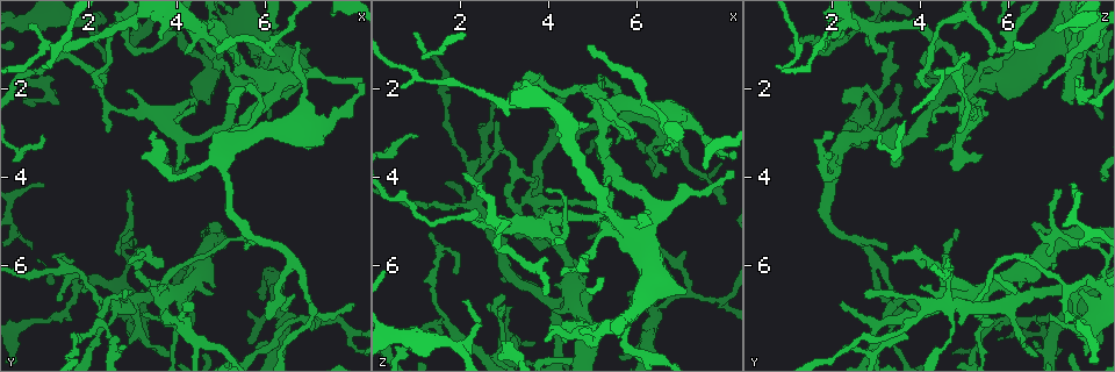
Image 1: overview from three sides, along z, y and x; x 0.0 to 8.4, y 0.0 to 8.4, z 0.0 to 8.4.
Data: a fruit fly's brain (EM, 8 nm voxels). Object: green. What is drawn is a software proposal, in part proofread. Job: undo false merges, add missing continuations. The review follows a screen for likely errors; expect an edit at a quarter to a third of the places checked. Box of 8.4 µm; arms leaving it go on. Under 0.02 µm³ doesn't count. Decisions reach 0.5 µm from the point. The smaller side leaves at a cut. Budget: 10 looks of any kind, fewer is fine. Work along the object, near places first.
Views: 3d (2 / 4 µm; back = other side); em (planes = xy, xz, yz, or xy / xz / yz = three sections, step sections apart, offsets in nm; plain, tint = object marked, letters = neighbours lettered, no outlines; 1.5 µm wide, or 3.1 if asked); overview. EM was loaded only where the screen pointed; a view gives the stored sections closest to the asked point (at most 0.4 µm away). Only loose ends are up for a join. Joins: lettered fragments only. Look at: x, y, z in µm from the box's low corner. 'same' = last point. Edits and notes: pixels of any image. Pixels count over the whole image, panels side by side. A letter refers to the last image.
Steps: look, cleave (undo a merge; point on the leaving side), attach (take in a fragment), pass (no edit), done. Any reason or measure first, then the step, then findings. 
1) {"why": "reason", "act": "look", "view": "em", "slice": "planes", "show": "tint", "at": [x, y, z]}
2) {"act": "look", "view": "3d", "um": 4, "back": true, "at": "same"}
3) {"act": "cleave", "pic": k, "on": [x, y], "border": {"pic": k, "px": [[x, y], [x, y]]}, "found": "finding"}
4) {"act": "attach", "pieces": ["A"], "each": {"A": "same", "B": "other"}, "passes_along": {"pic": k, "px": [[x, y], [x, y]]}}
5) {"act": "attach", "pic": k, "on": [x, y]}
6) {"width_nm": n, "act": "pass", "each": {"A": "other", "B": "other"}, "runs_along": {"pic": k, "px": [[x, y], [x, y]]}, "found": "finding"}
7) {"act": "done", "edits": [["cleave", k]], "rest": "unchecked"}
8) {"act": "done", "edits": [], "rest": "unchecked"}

{"why": "branch stops here", "act": "look", "view": "em", "slice": "xy", "step": 4, "show": "letters", "at": [4.80, 3.10, 2.20]}

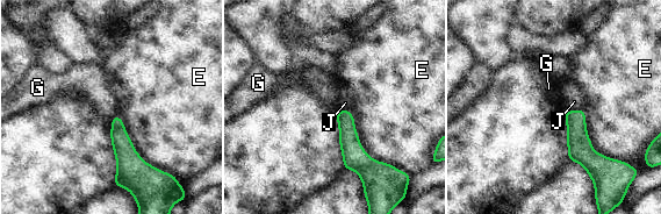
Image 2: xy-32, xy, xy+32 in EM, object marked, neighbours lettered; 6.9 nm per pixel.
{"why": "another direction", "act": "look", "view": "em", "slice": "yz", "step": 8, "show": "letters", "at": "same"}

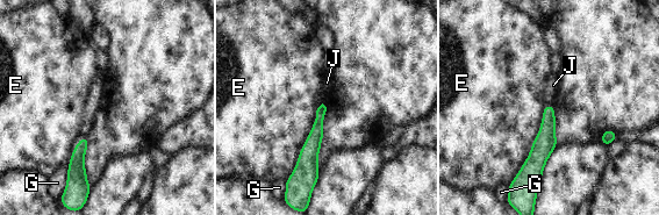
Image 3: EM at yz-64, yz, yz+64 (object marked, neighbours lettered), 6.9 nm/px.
{"act": "pass", "each": {"E": "other", "G": "other", "J": "other"}, "runs_along": {"pic": 3, "px": [[550, 107], [534, 184]]}, "found": "none of them fits"}

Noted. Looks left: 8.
{"why": "thin end", "act": "look", "view": "em", "slice": "planes", "show": "letters", "at": [6.00, 7.20, 3.20]}

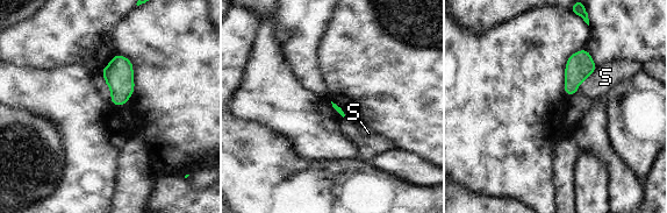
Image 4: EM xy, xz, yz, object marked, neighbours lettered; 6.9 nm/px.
{"act": "pass", "each": {"S": "other"}, "border": {"pic": 4, "px": [[597, 66], [579, 85], [575, 92]]}, "found": "none of them fits"}

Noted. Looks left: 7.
{"why": "an open end", "act": "look", "view": "3d", "um": 2, "at": [4.80, 6.65, 6.05]}

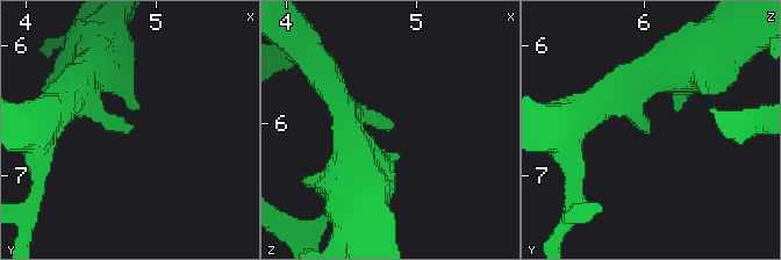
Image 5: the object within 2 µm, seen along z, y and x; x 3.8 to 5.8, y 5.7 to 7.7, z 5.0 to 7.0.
{"why": "now the EM", "act": "look", "view": "em", "slice": "planes", "show": "letters", "at": [4.82, 6.64, 6.04]}

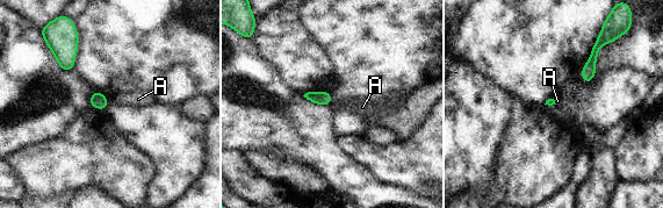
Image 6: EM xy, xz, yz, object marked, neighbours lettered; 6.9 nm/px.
{"longest_contact_nm": ["A", 40], "act": "pass", "each": {"A": "other"}, "border": {"pic": 6, "px": [[107, 99], [109, 102]]}, "found": "none of them fits"}

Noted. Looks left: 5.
{"why": "thin end", "act": "look", "view": "em", "slice": "yz", "step": 8, "show": "letters", "at": [2.15, 2.00, 6.75]}

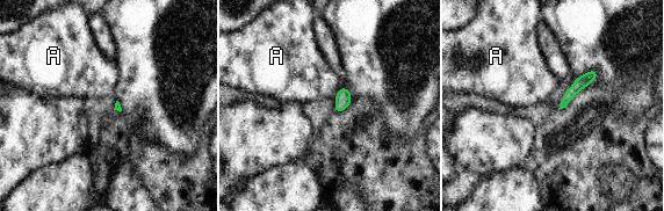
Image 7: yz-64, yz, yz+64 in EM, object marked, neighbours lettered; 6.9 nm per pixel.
{"act": "pass", "each": {"A": "other"}, "runs_along": {"pic": 7, "px": [[594, 72], [582, 81], [563, 103]]}, "found": "none of them fits"}

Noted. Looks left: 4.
{"act": "look", "view": "em", "um": 3.1, "slice": "xy", "step": 8, "show": "letters", "at": [6.40, 7.30, 7.10]}

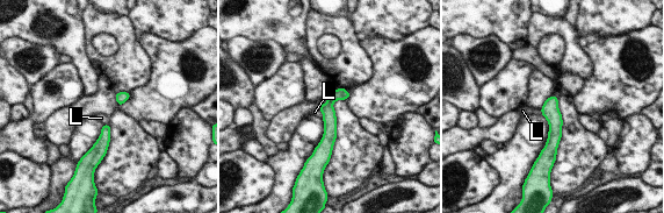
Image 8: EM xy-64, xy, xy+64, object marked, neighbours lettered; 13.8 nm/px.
{"act": "pass", "each": {"L": "other"}, "found": "all the same neuron"}

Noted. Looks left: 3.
{"act": "done", "edits": [], "rest": "unchecked"}

